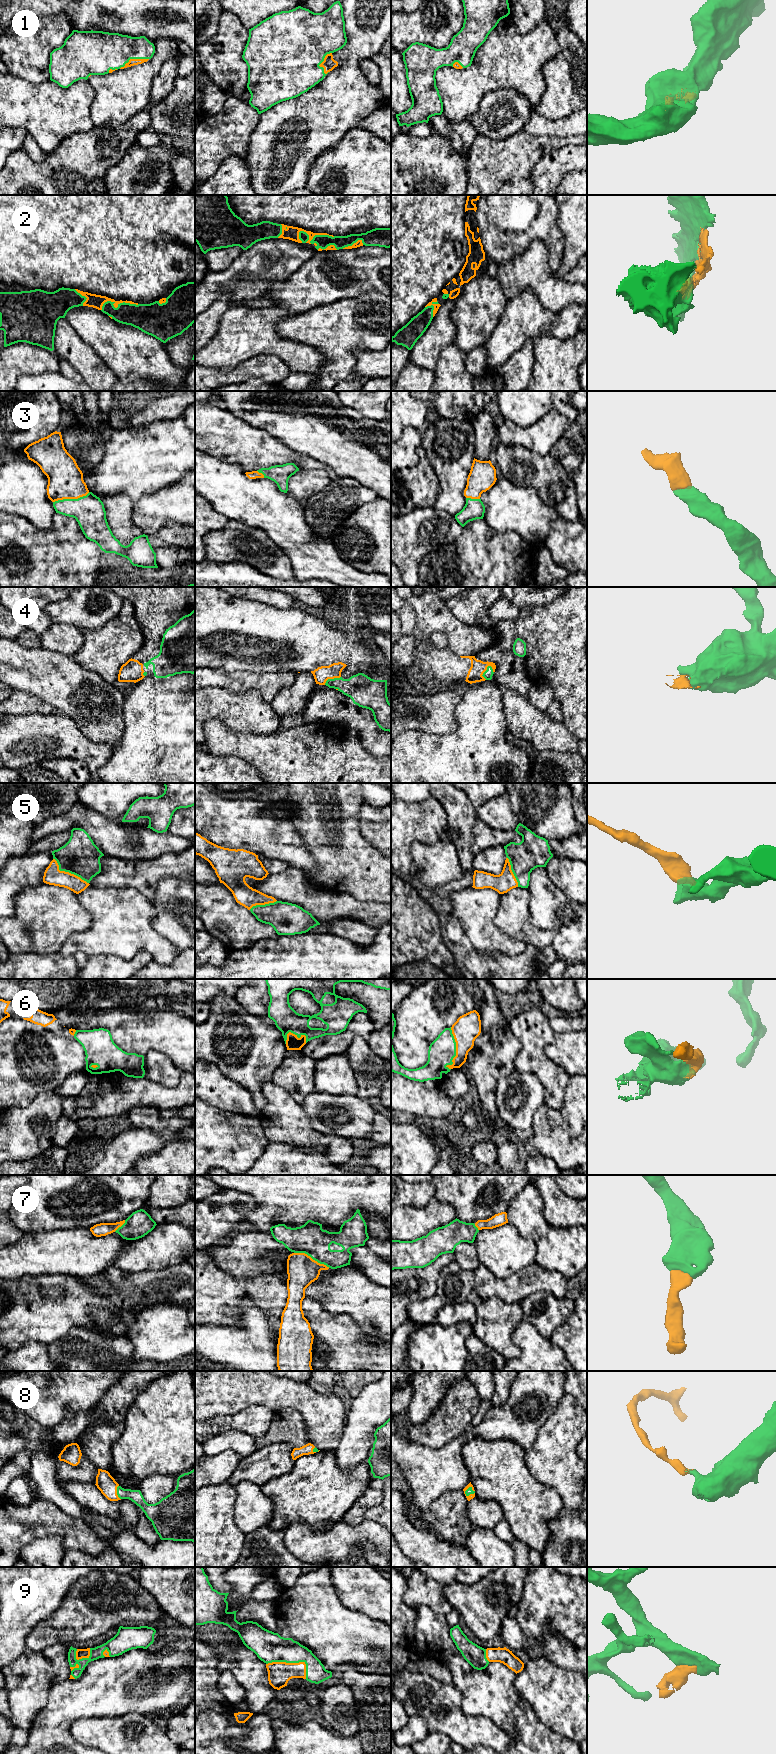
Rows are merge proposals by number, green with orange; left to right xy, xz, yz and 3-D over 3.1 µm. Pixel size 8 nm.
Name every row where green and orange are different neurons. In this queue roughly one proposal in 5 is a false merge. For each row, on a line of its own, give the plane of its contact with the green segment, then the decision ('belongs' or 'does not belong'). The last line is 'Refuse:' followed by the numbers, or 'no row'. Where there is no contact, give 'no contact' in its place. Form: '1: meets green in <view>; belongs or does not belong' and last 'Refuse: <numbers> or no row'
1: meets green in xy; belongs
2: meets green in xz; belongs
3: meets green in xy; belongs
4: meets green in yz; belongs
5: meets green in xy; belongs
6: meets green in yz; belongs
7: meets green in xz; belongs
8: meets green in xy; belongs
9: meets green in xz; belongs
Refuse: no row

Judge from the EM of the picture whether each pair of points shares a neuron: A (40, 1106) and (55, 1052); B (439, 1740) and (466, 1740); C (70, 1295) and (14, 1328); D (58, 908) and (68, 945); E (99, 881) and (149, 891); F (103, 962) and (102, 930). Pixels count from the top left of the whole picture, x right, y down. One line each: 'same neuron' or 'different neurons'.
A: different neurons
B: different neurons
C: same neuron
D: different neurons
E: same neuron
F: different neurons

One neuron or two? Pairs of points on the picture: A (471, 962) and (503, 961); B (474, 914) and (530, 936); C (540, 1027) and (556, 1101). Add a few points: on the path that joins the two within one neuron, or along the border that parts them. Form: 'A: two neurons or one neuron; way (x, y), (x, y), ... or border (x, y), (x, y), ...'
A: one neuron; way (479, 963), (495, 963)
B: two neurons; border (499, 899), (499, 907), (494, 923), (511, 938)
C: one neuron; way (538, 1045), (538, 1063), (554, 1079), (554, 1083)

